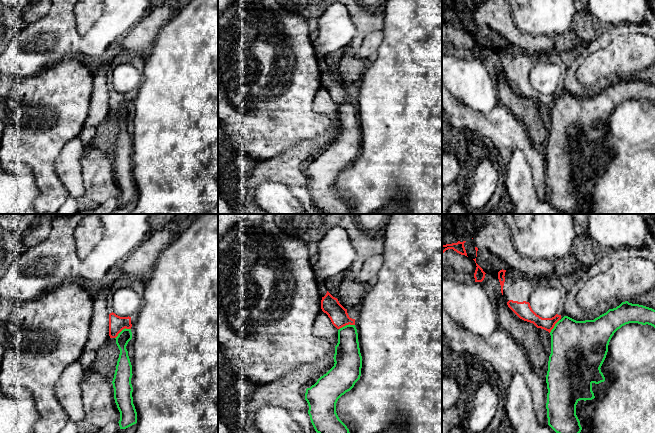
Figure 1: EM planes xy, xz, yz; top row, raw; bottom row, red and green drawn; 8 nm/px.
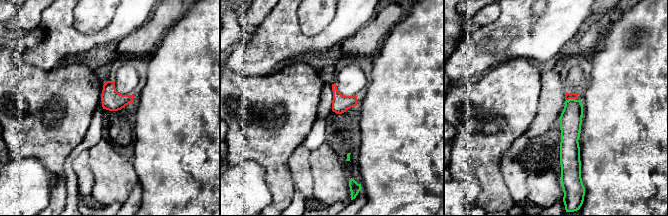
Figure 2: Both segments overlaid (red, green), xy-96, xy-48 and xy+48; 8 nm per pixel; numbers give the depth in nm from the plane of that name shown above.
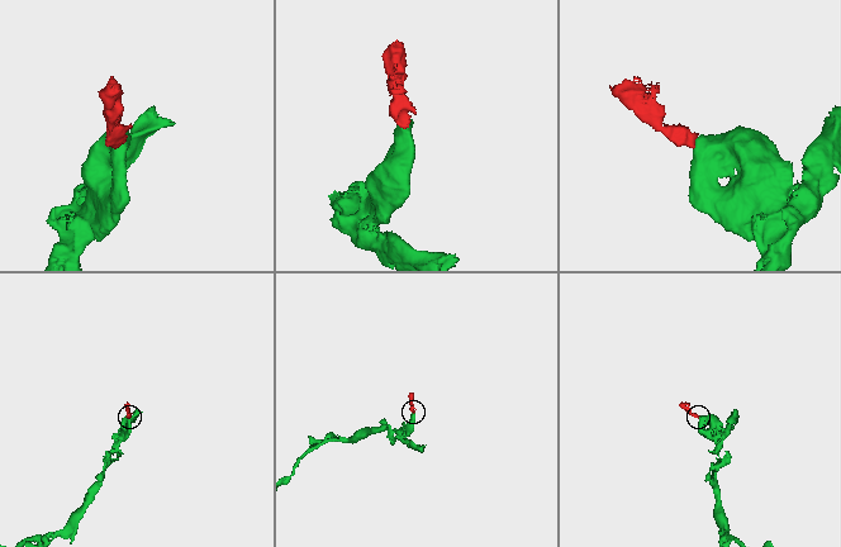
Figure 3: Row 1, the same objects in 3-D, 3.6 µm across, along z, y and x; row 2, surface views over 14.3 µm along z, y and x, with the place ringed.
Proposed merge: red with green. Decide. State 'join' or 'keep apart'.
keep apart

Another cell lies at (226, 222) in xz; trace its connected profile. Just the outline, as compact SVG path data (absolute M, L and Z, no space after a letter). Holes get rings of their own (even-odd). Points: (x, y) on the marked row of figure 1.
M218 214L218 239L242 223L257 224L263 214Z

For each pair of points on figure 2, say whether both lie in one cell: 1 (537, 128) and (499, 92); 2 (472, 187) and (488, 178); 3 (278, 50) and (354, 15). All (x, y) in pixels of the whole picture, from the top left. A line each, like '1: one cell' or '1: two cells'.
1: two cells
2: two cells
3: one cell

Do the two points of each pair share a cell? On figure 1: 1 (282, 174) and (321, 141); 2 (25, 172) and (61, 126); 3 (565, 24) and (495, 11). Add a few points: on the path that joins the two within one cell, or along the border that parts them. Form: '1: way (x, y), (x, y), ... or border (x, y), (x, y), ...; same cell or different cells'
1: way (292, 164), (311, 146); same cell
2: border (24, 163), (31, 170), (38, 189); different cells
3: border (510, 10), (515, 25), (526, 33); different cells

